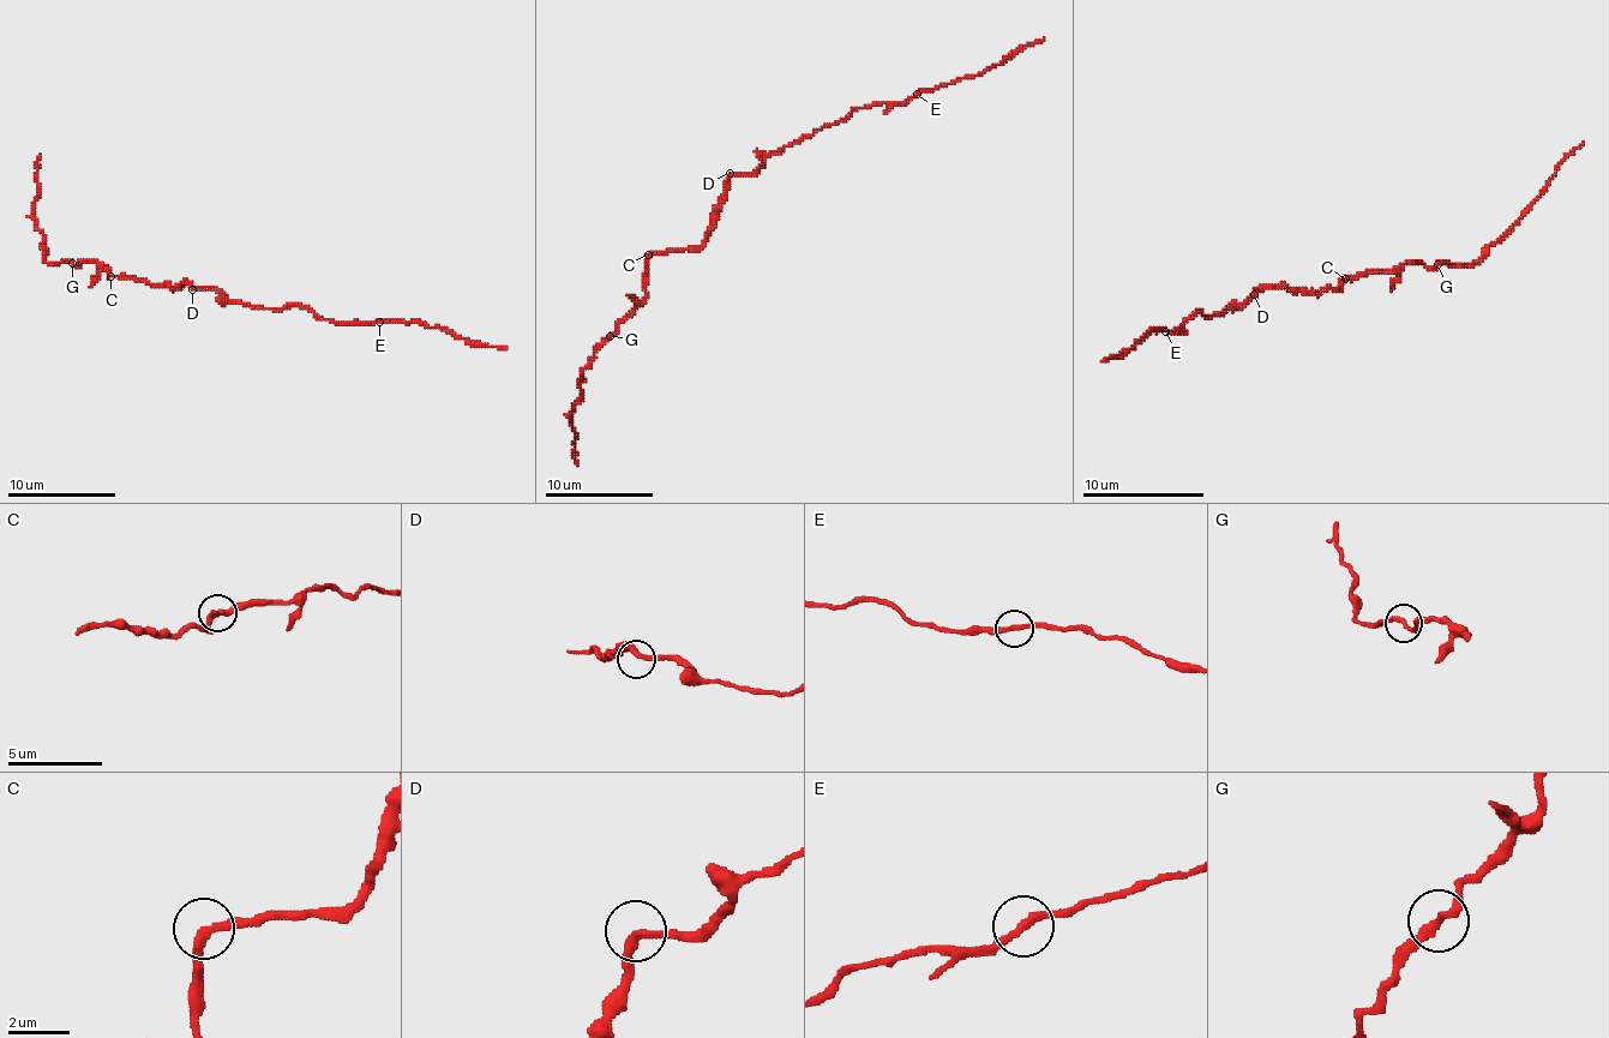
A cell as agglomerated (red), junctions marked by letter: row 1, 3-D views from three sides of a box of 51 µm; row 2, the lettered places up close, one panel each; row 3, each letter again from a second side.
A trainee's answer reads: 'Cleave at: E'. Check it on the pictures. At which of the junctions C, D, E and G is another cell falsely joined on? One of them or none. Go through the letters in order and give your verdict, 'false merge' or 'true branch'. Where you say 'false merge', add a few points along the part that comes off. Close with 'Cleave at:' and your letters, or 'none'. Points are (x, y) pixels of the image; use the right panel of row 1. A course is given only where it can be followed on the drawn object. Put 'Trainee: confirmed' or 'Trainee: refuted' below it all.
C: true branch
D: true branch
E: true branch
G: true branch
Cleave at: none
Trainee: refuted

